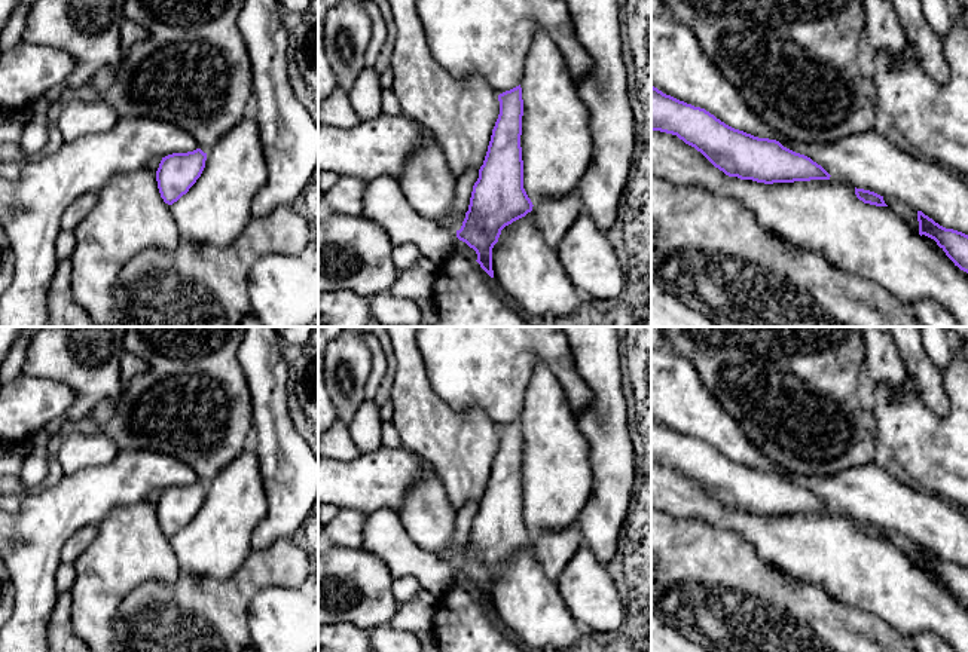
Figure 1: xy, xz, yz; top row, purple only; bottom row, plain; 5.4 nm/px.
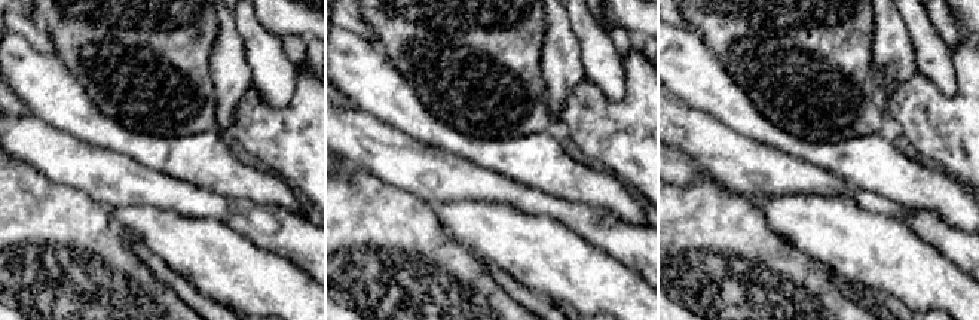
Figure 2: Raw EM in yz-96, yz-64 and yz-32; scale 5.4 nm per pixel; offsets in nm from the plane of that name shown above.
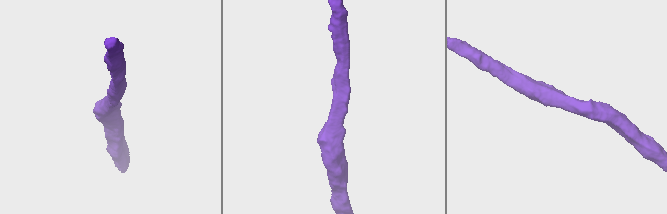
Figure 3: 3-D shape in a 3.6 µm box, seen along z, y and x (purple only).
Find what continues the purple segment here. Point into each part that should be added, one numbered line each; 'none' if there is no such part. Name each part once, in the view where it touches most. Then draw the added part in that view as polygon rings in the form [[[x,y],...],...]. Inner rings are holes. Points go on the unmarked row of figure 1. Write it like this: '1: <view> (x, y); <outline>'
1: yz (824, 550); [[[651,463],[651,508],[677,518],[703,518],[714,527],[733,530],[751,542],[769,564],[840,603],[880,618],[904,637],[934,633],[955,652],[968,652],[968,610],[964,604],[941,590],[892,542],[859,533],[855,520],[843,509],[773,517],[729,509],[694,480],[660,463]]]

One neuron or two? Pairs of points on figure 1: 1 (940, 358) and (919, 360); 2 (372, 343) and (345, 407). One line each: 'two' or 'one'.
1: two
2: two

